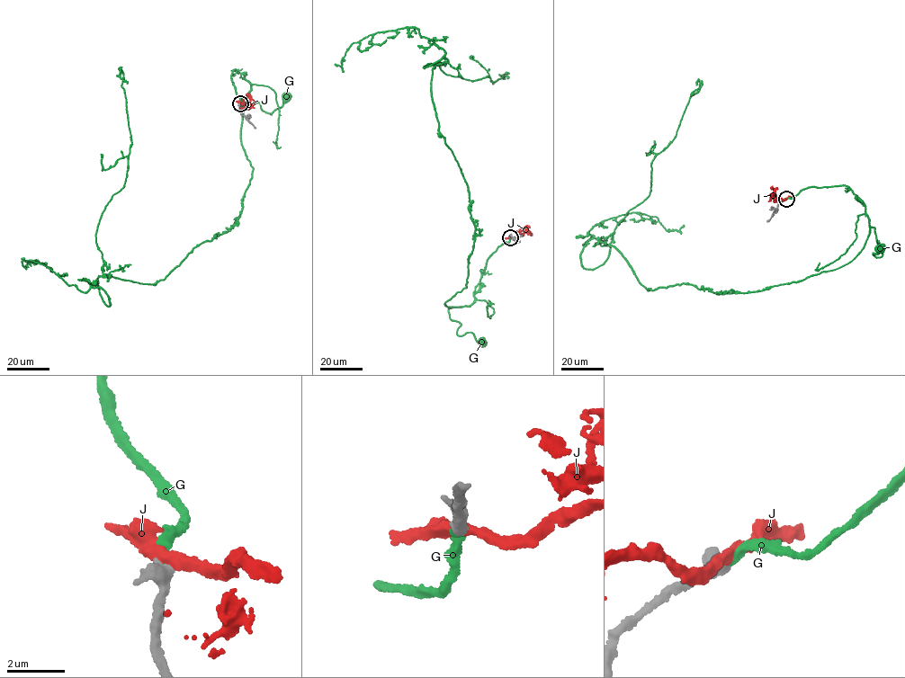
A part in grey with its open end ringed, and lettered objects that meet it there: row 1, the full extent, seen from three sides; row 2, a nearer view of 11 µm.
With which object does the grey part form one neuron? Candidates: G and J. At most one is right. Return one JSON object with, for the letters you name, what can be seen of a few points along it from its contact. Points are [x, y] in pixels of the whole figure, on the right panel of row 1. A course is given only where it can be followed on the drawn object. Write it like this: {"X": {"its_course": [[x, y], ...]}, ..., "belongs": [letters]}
{"G": {"its_course": [[786, 200], [810, 187], [848, 186], [874, 228], [878, 257], [873, 254], [880, 249]]}, "belongs": ["G"]}

